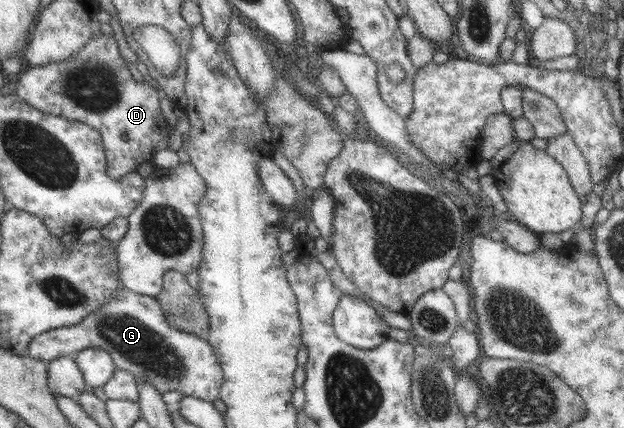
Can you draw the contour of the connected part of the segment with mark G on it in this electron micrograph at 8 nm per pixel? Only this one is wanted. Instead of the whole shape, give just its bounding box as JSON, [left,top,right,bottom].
[28,283,225,402]

